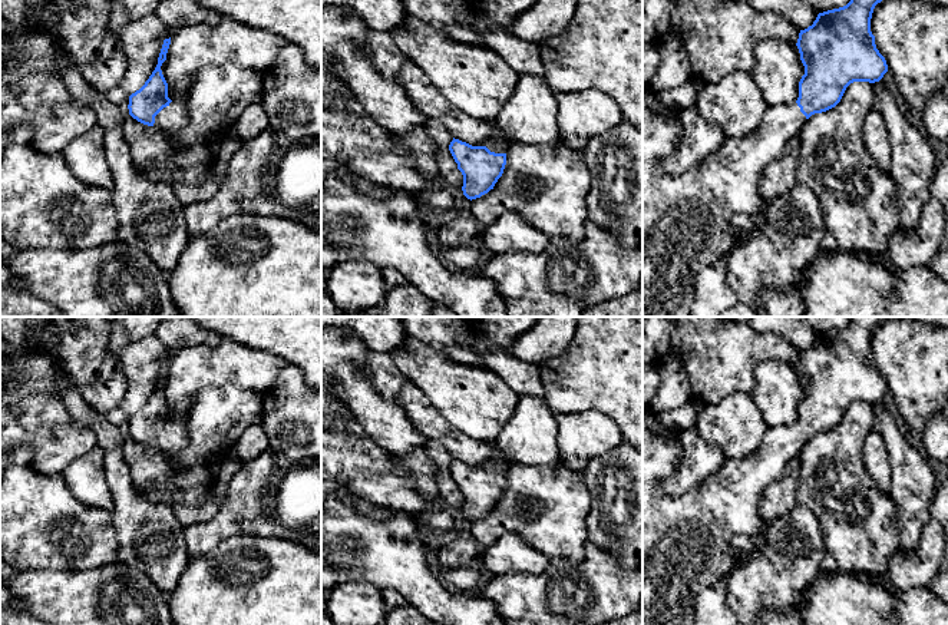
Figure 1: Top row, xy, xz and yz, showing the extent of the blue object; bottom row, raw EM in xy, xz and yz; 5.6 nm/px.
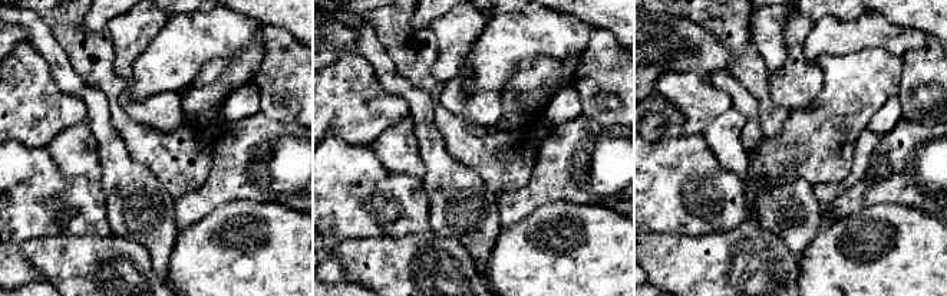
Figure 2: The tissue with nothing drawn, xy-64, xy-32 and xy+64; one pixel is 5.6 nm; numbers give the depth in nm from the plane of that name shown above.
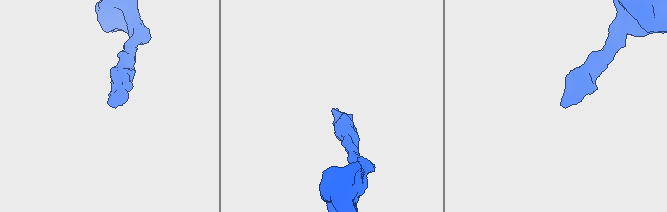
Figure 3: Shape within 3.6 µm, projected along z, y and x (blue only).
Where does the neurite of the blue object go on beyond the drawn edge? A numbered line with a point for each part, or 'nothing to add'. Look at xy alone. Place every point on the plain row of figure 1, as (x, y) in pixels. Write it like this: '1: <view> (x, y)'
1: xy (169, 442)

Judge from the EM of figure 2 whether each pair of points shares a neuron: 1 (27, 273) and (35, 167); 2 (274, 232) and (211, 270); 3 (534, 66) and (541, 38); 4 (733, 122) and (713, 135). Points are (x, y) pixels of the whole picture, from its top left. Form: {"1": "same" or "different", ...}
{"1": "same", "2": "same", "3": "different", "4": "same"}

